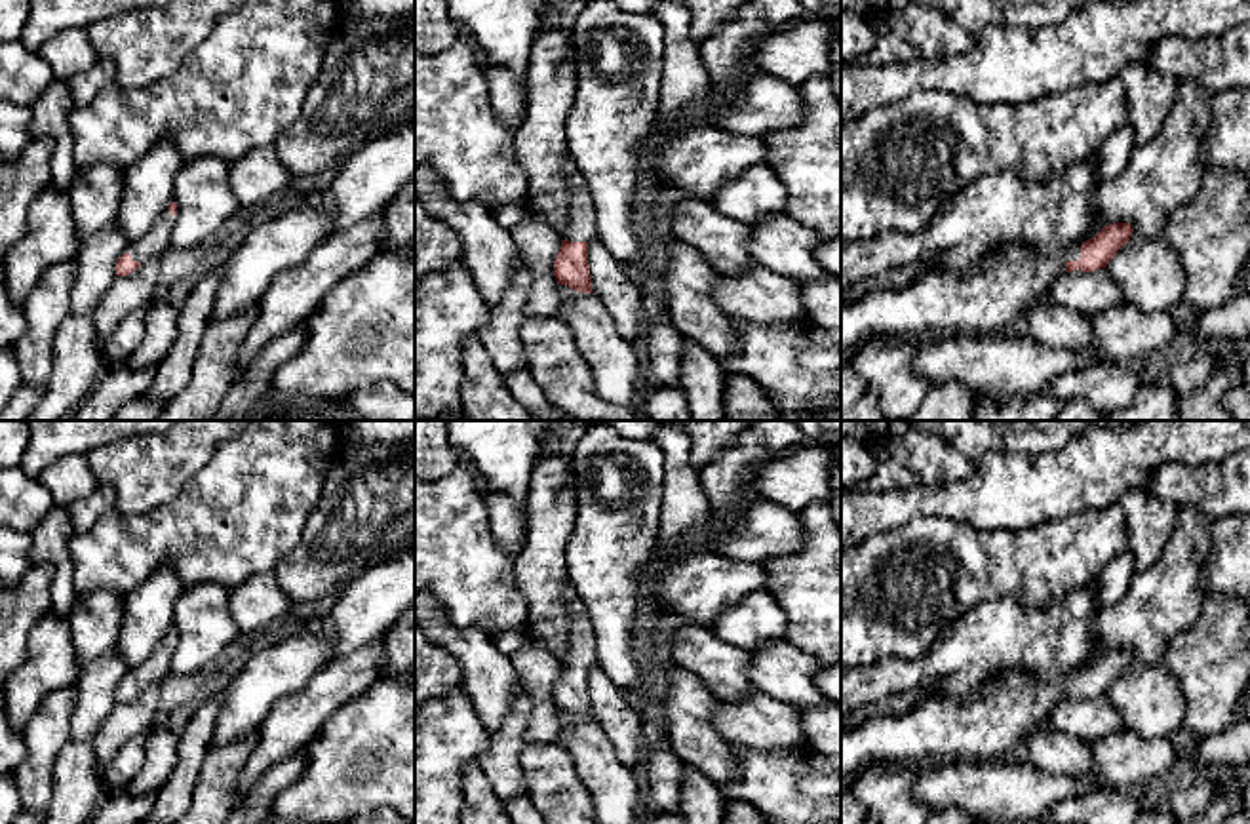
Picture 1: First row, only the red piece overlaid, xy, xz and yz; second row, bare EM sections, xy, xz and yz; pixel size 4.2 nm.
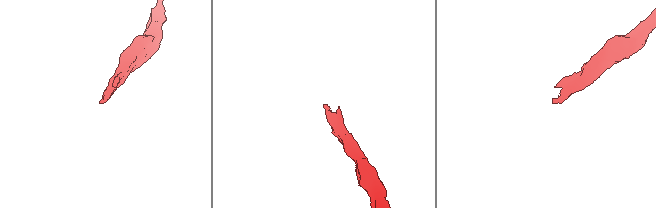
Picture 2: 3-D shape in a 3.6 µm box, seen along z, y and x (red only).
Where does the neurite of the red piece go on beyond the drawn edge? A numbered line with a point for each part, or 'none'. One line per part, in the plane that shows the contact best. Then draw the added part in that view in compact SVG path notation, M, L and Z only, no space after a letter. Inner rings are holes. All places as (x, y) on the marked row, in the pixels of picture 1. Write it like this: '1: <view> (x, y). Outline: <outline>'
1: yz (1013, 278). Outline: M1081 238L1048 255L1039 255L1024 242L1010 242L995 249L970 276L932 270L906 287L871 291L856 303L841 306L841 362L852 360L871 339L923 344L951 335L993 337L1012 331L1016 318L1046 295L1065 270L1065 263L1079 261L1084 242Z

